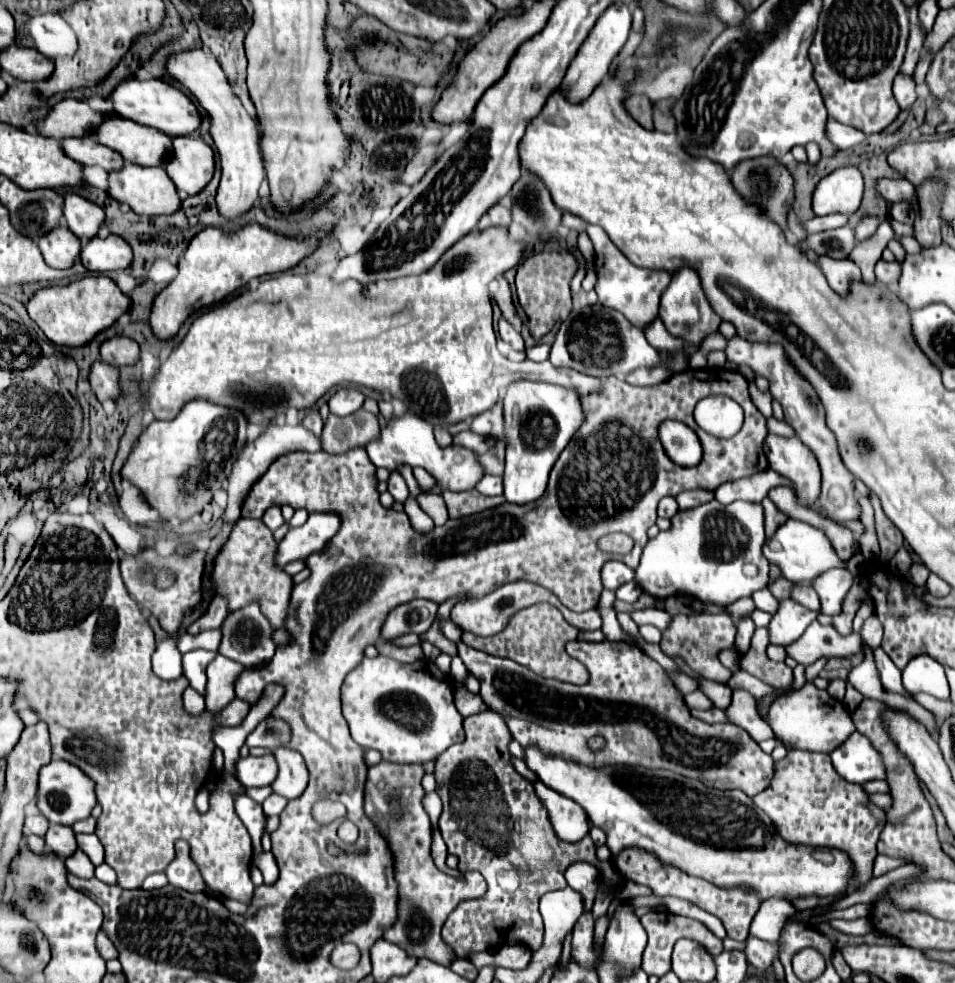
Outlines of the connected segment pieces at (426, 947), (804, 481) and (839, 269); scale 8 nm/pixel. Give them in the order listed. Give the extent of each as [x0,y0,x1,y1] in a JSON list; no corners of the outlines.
[[364,762,488,966],[764,434,820,506],[820,258,862,296]]

